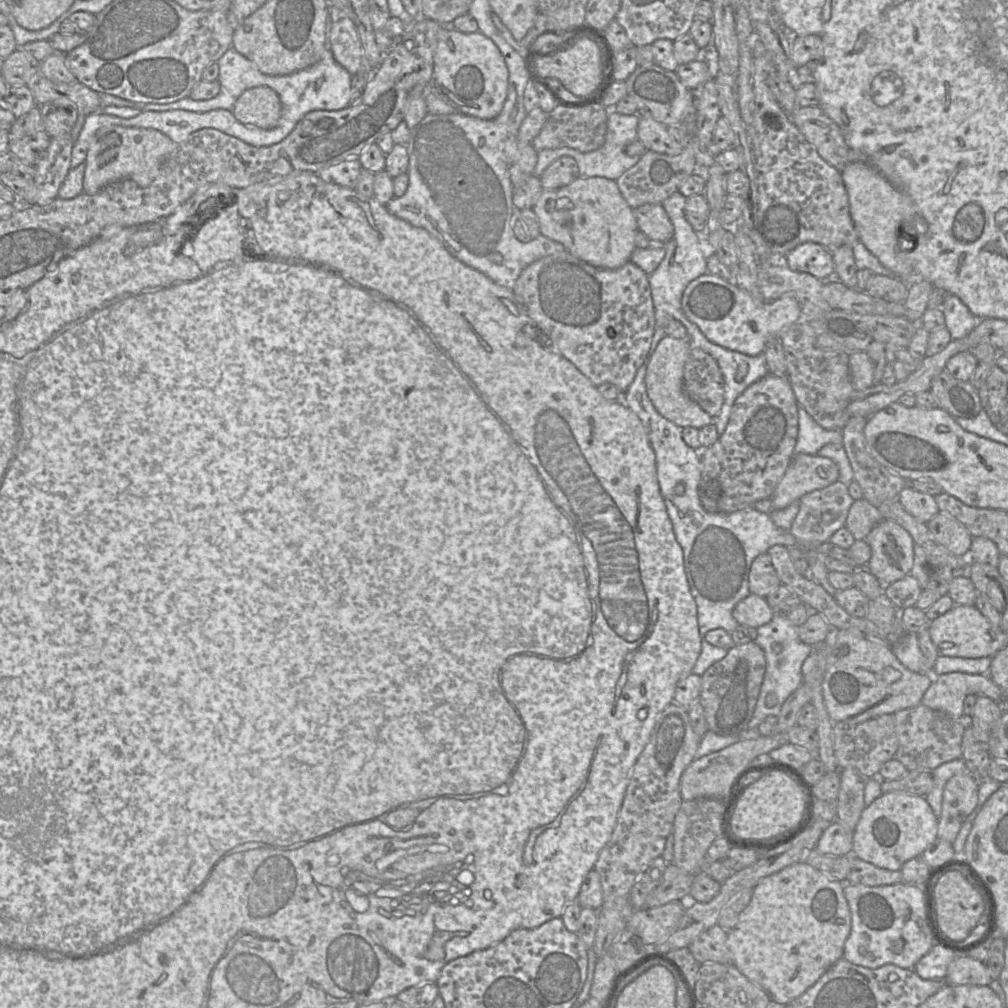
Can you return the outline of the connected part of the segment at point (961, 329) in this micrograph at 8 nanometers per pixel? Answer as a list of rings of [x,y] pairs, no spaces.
[[[947,294],[942,305],[945,327],[952,339],[968,335],[983,318],[976,317],[968,307],[955,295]]]

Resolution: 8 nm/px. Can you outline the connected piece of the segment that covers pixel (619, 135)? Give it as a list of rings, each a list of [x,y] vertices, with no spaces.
[[[610,111],[607,120],[607,133],[604,144],[597,150],[591,152],[579,152],[569,147],[557,149],[544,149],[537,153],[538,160],[534,169],[534,175],[540,178],[545,169],[555,160],[562,156],[572,157],[579,169],[580,178],[604,177],[617,180],[625,171],[636,165],[641,156],[628,156],[625,152],[626,147],[637,139],[637,127],[640,116],[636,113],[633,115],[623,115],[616,111]]]

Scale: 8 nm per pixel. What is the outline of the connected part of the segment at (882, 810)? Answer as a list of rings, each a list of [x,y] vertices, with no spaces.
[[[889,792],[882,794],[861,814],[853,835],[853,855],[876,867],[901,870],[905,862],[922,855],[938,838],[938,818],[925,797]]]

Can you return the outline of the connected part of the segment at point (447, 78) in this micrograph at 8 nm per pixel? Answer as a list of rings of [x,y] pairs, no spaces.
[[[443,26],[434,52],[433,82],[438,84],[458,112],[493,119],[501,112],[508,92],[509,72],[496,44],[480,31],[463,33]]]

